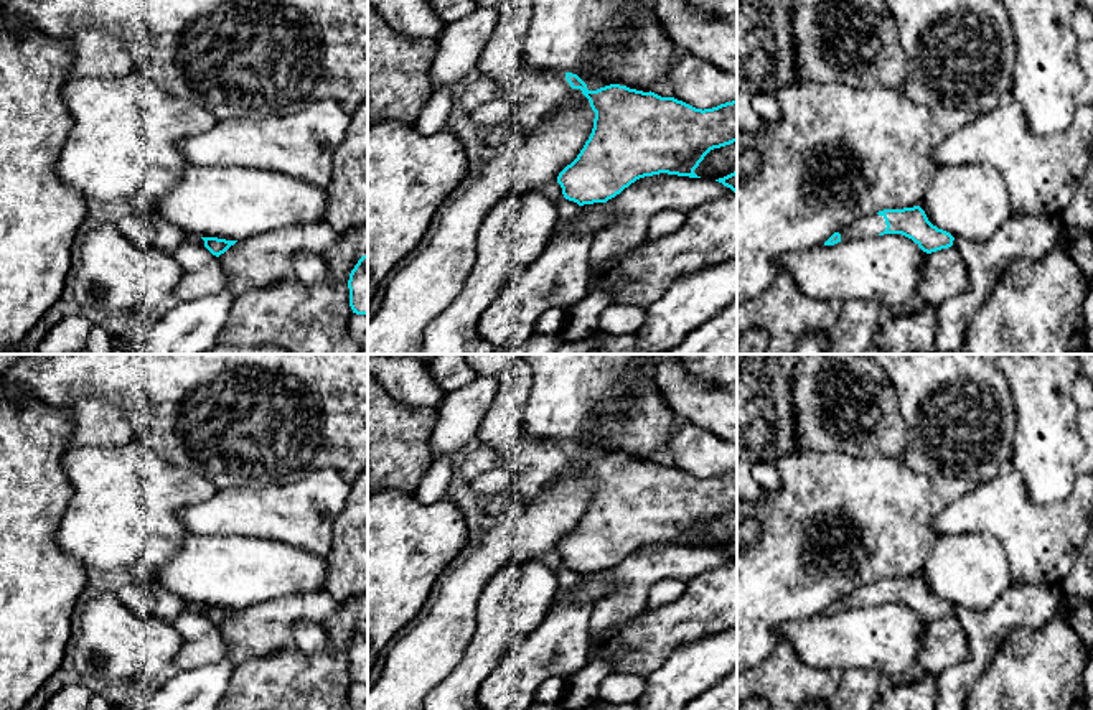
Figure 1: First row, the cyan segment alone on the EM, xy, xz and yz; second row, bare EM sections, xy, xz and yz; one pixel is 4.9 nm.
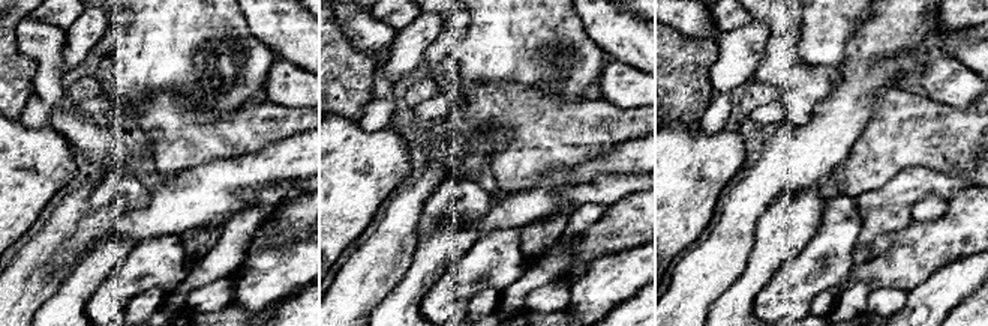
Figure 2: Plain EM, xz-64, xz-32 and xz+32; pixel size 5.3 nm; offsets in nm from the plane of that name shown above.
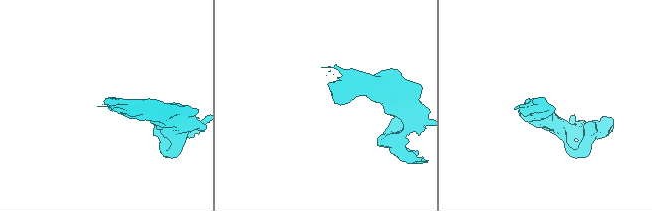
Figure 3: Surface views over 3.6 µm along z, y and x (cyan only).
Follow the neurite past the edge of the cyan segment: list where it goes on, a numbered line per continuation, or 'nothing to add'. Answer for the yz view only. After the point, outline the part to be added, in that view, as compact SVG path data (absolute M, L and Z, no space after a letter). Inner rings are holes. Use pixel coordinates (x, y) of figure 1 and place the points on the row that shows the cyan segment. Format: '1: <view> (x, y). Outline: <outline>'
1: yz (871, 226). Outline: M872 214L846 226L839 231L841 242L861 241L867 237L875 237L887 227L884 216Z

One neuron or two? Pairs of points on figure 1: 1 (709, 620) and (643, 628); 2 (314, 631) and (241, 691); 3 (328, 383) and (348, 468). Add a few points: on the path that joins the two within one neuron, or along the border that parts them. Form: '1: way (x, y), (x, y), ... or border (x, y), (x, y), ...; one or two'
1: way (693, 620), (660, 628); one
2: border (323, 626), (325, 643), (320, 648), (297, 648); two
3: way (348, 404), (348, 447); one

